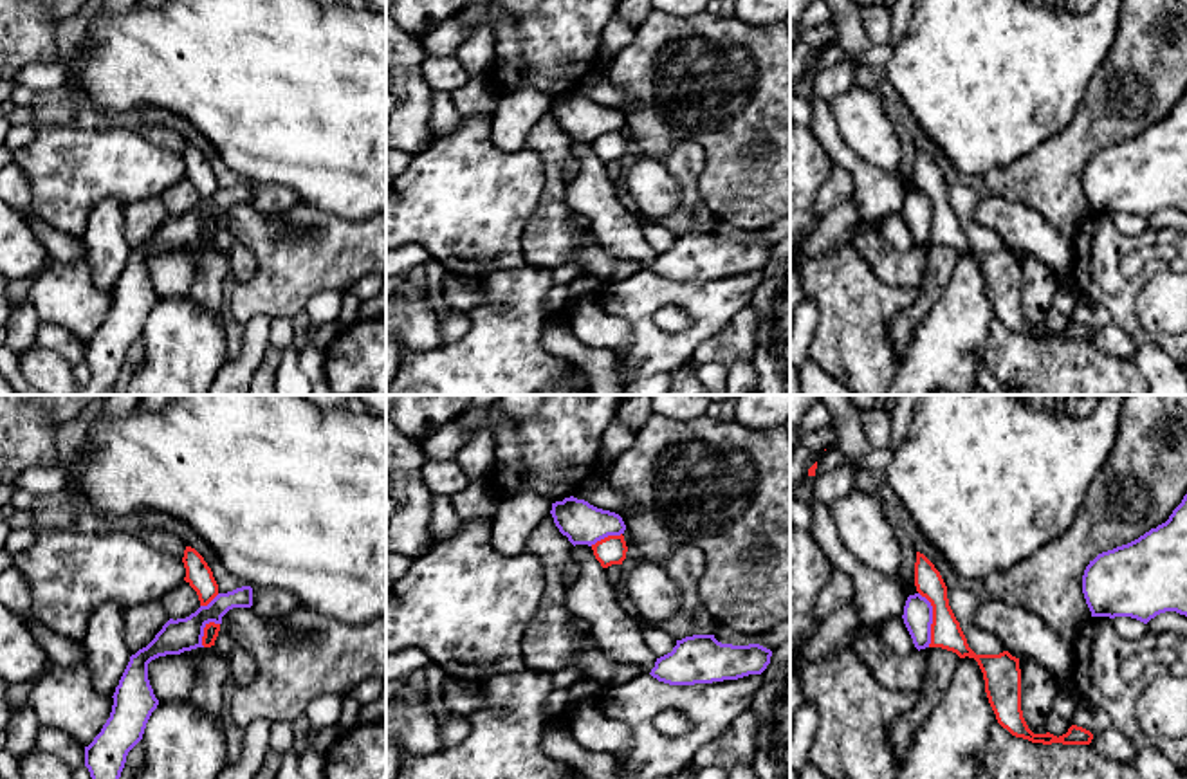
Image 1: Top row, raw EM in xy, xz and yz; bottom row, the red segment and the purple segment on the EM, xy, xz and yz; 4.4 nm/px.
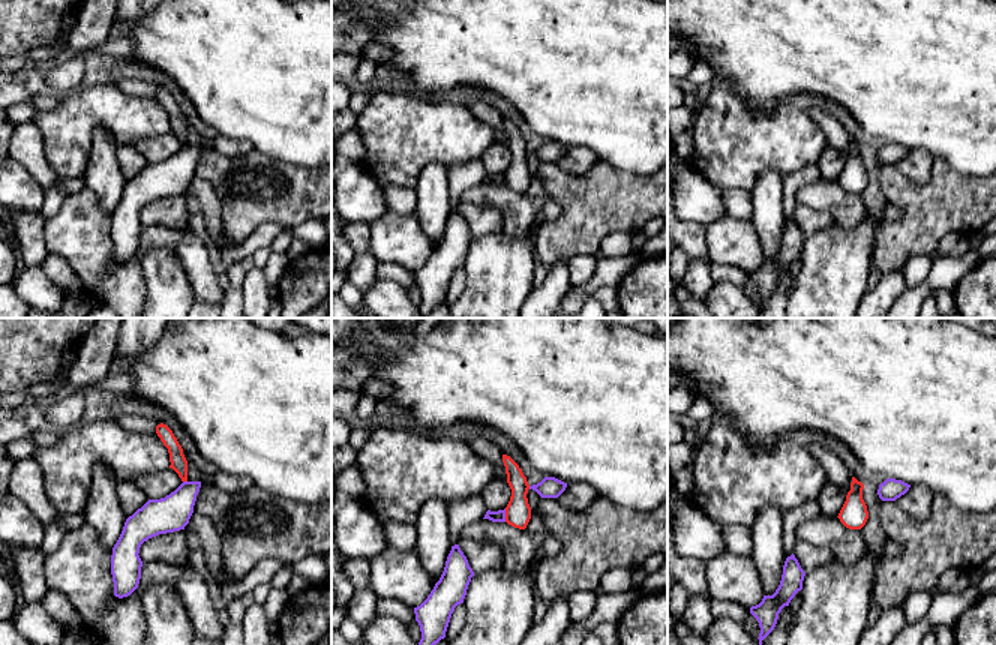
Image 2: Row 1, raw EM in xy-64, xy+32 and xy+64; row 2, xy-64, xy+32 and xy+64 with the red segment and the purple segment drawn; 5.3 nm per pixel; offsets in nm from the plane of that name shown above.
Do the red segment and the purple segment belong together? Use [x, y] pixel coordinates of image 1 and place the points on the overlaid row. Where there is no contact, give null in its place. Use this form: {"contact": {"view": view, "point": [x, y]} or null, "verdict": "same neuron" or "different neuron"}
{"contact": {"view": "yz", "point": [933, 619]}, "verdict": "same neuron"}

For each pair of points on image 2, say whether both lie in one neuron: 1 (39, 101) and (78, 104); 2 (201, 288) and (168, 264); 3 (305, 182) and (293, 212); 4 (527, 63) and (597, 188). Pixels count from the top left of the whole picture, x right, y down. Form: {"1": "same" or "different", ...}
{"1": "different", "2": "different", "3": "same", "4": "different"}

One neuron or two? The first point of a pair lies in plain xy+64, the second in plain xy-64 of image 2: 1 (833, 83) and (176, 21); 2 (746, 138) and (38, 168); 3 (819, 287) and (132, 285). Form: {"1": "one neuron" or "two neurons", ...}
{"1": "one neuron", "2": "two neurons", "3": "two neurons"}

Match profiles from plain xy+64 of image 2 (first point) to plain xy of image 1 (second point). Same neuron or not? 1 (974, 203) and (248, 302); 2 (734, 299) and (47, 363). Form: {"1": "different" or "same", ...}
{"1": "same", "2": "same"}

